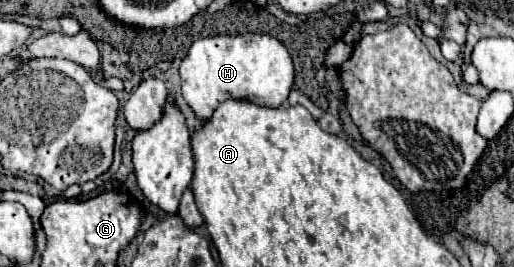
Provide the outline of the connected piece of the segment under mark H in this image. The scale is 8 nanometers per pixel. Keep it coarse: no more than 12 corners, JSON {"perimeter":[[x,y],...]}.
{"perimeter":[[255,33],[197,39],[179,73],[199,121],[227,99],[281,107],[293,61]]}

